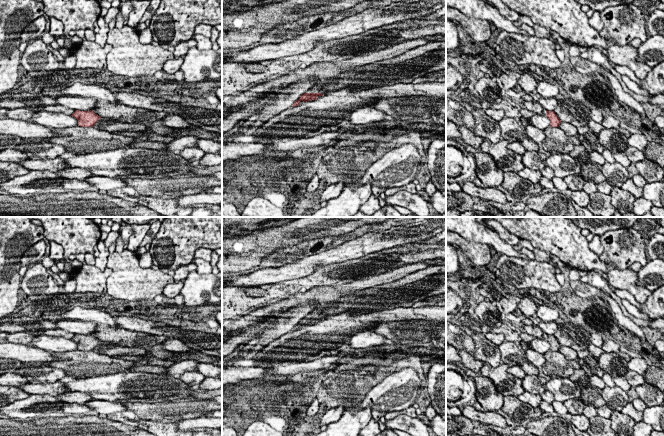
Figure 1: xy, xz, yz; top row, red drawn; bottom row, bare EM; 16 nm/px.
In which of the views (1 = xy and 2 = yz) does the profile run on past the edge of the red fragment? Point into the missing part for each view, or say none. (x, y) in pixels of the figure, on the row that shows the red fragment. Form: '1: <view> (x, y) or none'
1: none
2: none

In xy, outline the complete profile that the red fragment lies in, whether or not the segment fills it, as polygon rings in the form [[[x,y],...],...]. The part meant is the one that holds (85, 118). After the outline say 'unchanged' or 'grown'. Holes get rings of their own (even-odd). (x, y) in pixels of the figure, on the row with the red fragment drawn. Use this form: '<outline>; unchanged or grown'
[[[76,110],[71,116],[78,120],[78,126],[93,127],[95,123],[101,119],[94,111],[80,111]]]; unchanged

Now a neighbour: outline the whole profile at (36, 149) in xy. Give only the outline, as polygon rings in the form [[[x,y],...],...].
[[[28,138],[21,143],[19,149],[27,154],[28,160],[49,160],[67,152],[65,147],[37,138]]]

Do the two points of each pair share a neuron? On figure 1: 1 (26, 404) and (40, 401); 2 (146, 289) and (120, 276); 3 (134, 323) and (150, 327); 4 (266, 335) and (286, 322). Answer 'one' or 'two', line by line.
1: one
2: one
3: one
4: one

